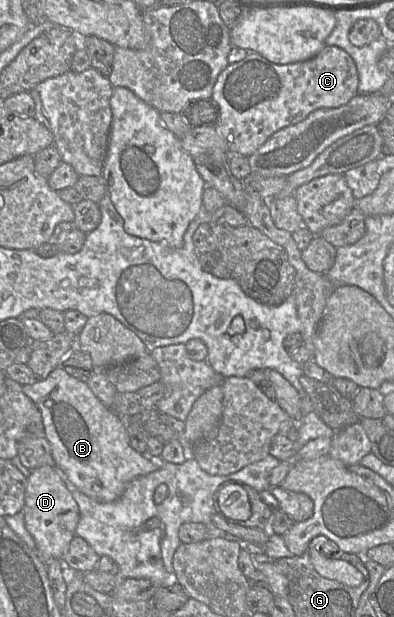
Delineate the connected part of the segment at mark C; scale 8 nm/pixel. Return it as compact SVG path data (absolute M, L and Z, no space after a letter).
M325 45L314 57L296 63L279 65L268 61L259 53L248 51L246 57L229 64L218 76L211 100L219 110L214 124L218 134L227 143L227 152L249 157L275 132L303 121L320 108L336 108L349 102L358 94L359 76L353 59L342 49Z

